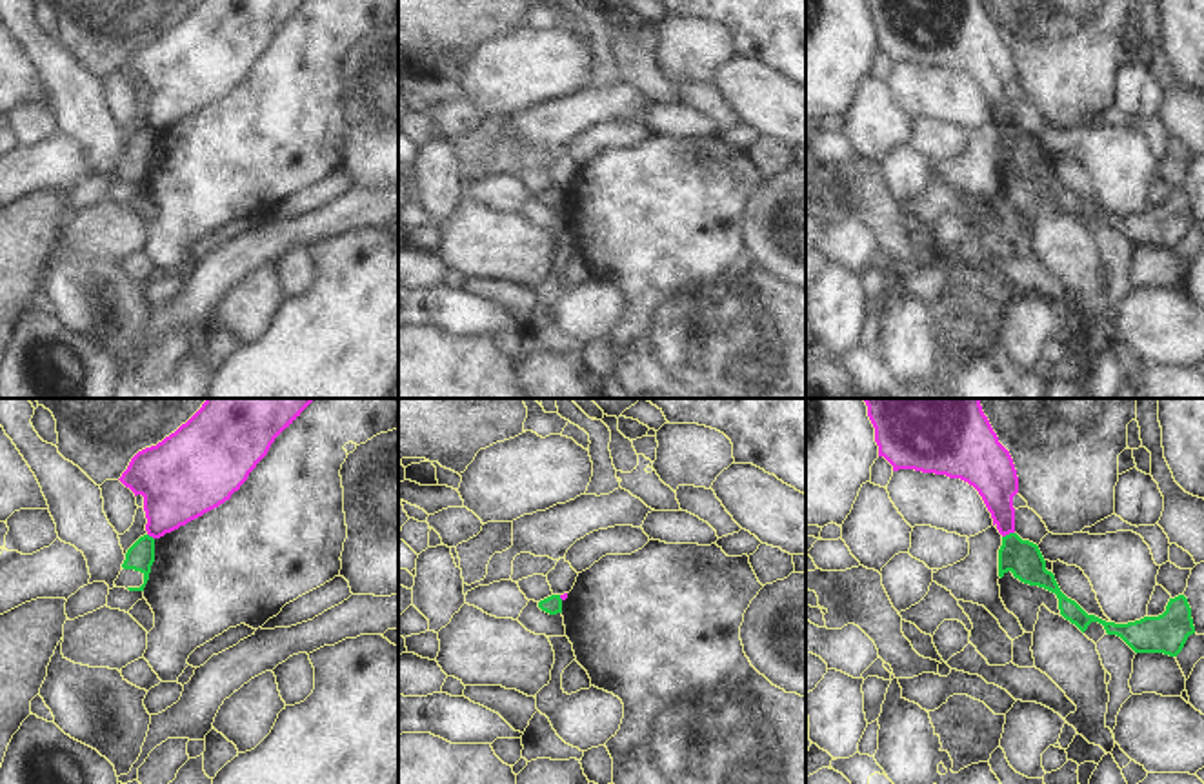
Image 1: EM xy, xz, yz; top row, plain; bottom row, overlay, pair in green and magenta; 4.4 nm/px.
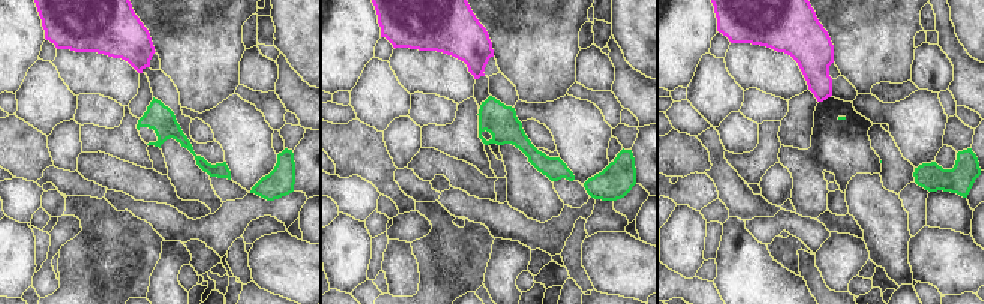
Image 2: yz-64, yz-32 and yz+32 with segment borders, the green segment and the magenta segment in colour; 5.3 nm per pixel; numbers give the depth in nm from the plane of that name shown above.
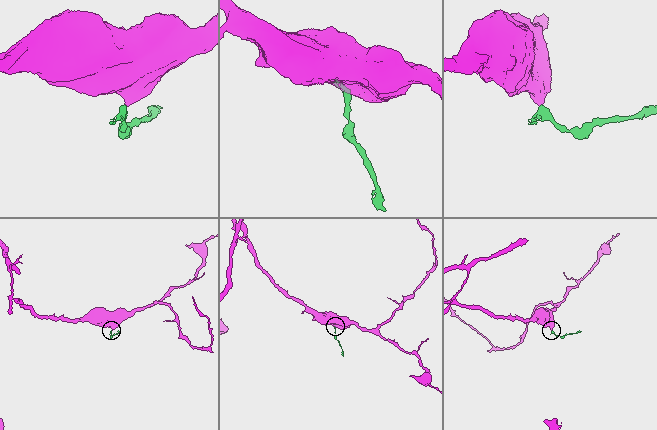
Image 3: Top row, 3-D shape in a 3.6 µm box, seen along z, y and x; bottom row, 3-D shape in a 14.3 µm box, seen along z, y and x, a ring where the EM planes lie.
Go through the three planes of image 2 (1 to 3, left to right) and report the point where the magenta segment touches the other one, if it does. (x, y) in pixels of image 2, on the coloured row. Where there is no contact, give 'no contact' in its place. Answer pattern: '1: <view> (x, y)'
1: no contact
2: no contact
3: no contact

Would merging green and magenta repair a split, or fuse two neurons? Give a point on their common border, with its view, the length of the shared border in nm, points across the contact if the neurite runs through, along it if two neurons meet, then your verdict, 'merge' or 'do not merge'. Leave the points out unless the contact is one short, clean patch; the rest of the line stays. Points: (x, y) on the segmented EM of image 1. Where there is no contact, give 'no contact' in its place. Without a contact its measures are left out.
meets green in yz at (1010, 533); contact 60 nm long; border along yz (1013, 532), (1003, 537); do not merge

